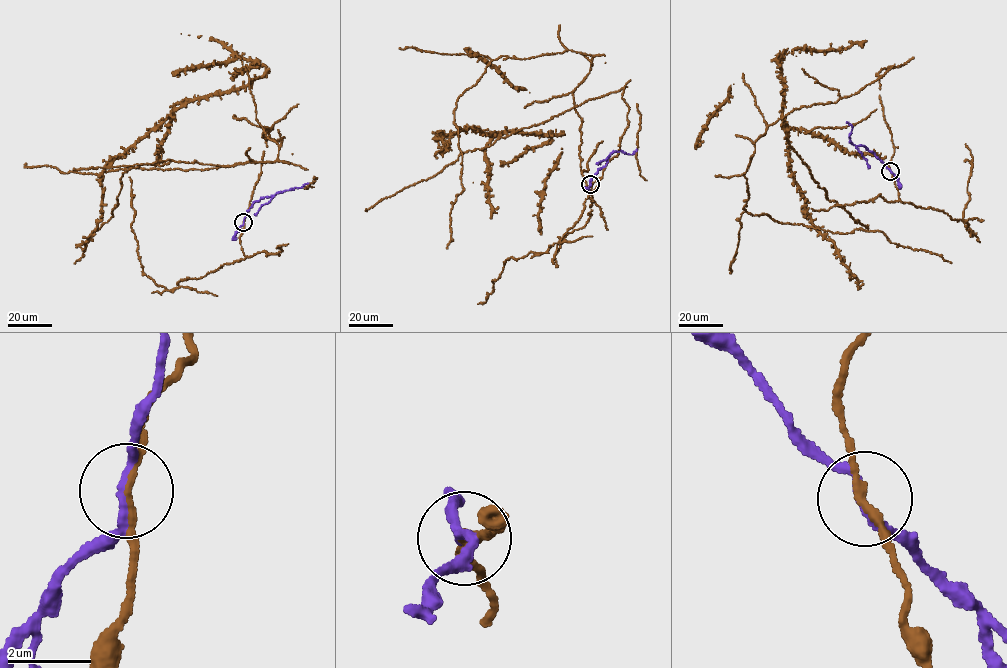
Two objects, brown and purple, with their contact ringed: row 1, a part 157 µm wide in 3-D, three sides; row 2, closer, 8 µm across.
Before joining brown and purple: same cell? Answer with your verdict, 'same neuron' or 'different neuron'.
different neuron

